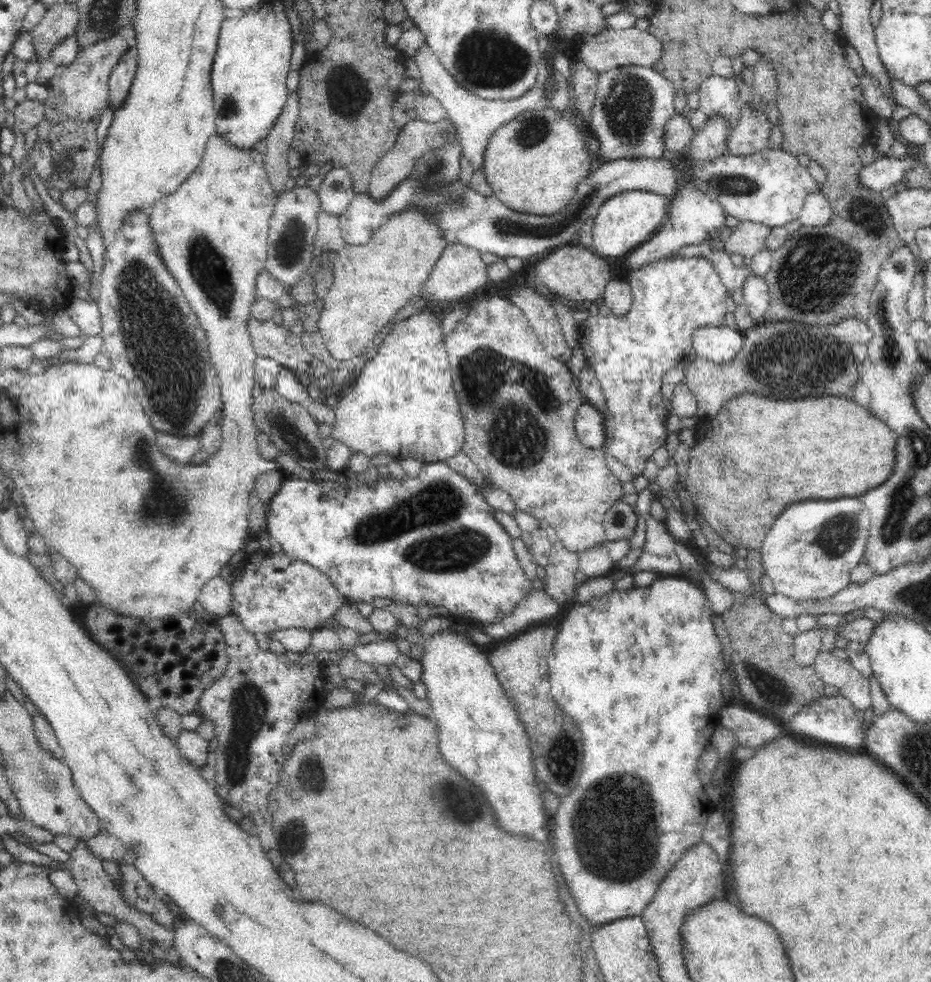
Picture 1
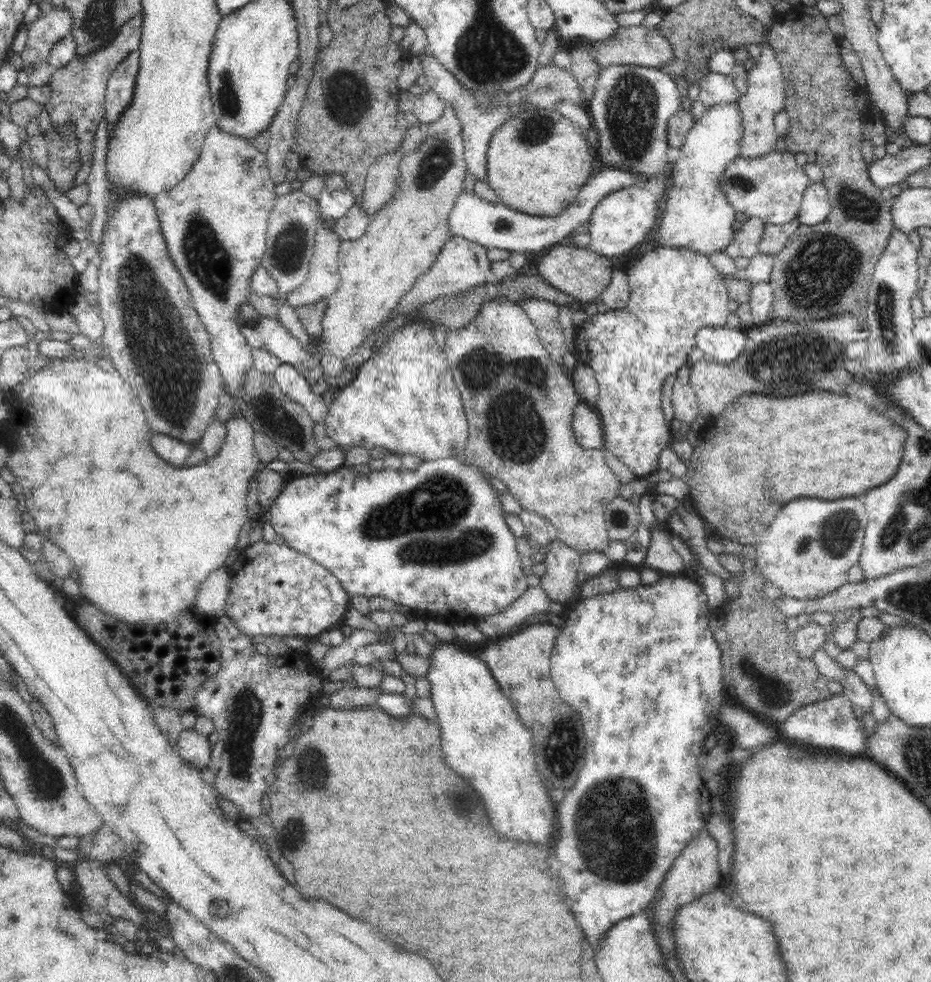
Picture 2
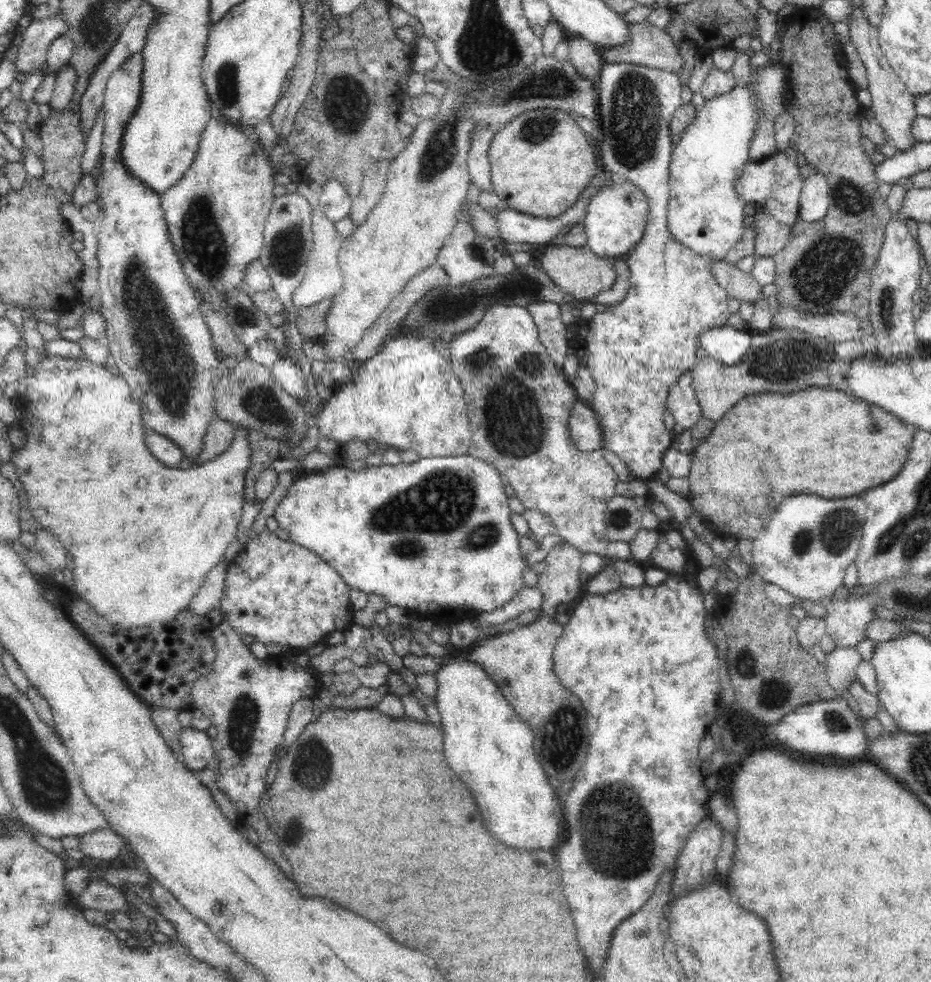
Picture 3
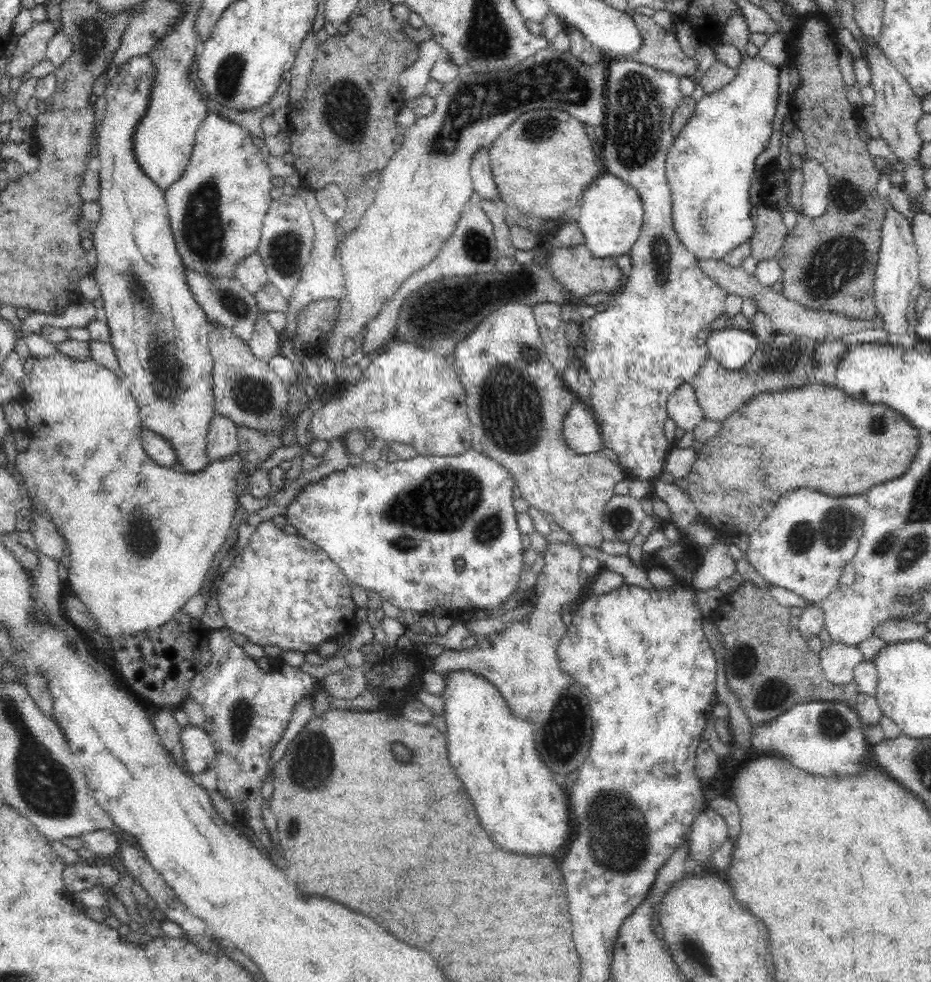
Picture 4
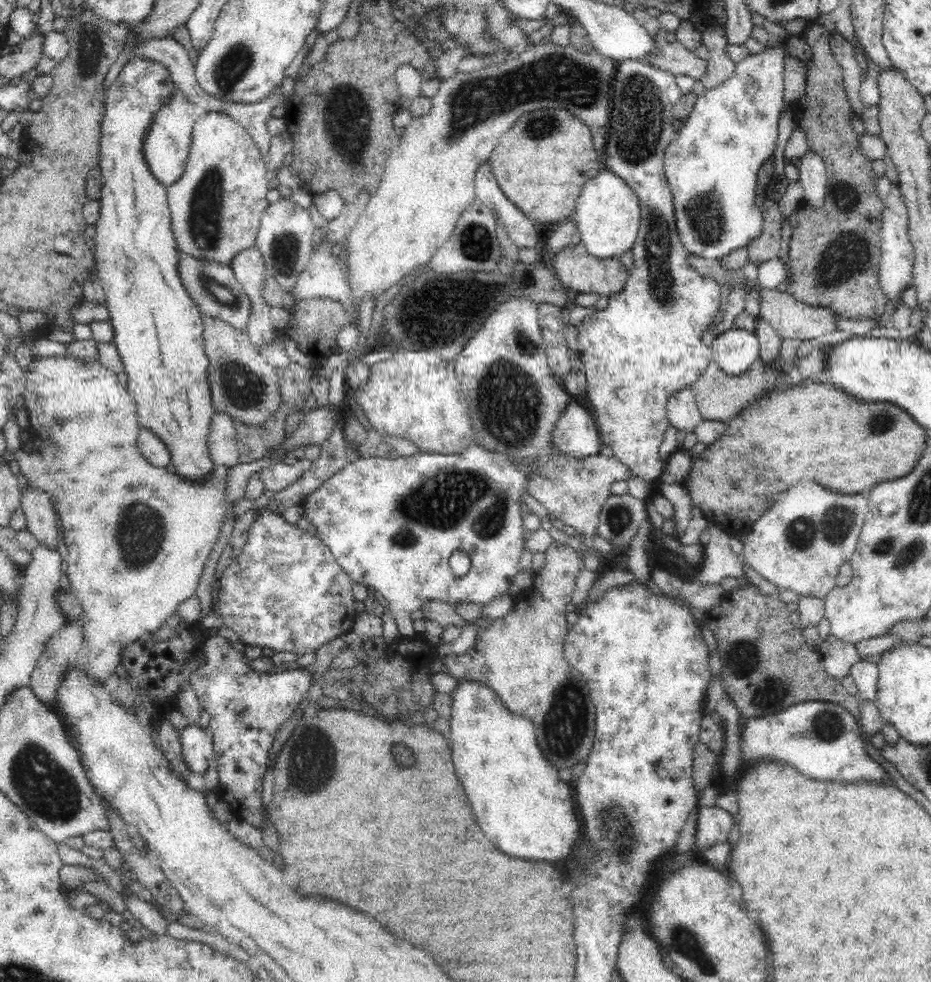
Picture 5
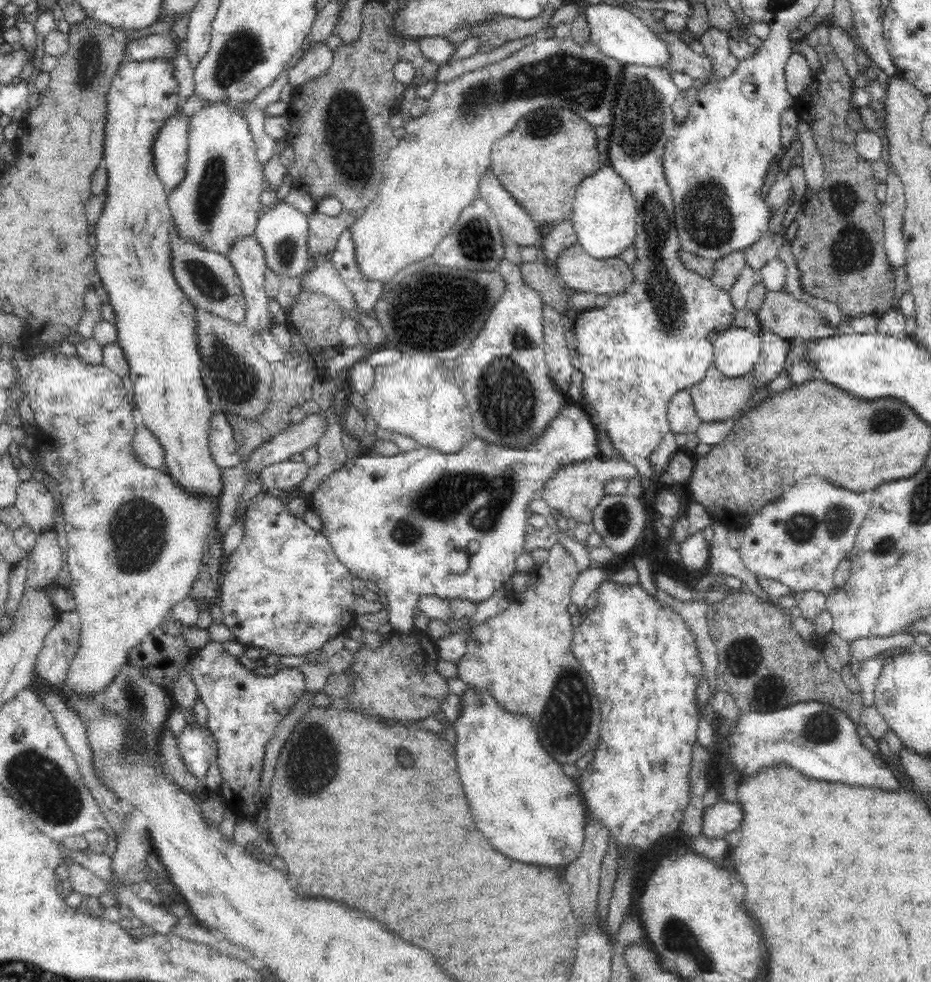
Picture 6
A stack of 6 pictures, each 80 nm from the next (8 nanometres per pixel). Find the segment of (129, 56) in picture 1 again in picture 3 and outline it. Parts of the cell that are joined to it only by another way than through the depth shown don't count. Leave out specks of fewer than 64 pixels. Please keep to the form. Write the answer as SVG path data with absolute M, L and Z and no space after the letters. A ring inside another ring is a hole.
M136 52L136 54L132 54L130 58L127 58L118 70L115 70L110 75L110 78L107 80L103 100L104 125L101 139L103 175L101 183L97 186L100 202L103 204L103 210L102 217L96 222L95 226L95 235L98 241L96 259L99 262L98 280L100 292L98 294L100 295L101 301L99 312L105 322L106 337L104 342L109 345L109 354L112 354L114 357L119 374L124 377L124 380L129 384L130 390L139 400L144 426L153 429L153 431L158 434L167 436L170 441L180 446L182 453L184 453L184 457L191 458L192 460L196 459L198 460L197 464L200 464L199 455L203 450L204 436L210 423L217 418L215 414L215 390L218 382L217 370L219 362L212 346L210 331L208 330L206 323L204 323L202 312L200 312L197 294L194 292L192 286L190 286L190 283L182 270L182 265L180 265L180 261L178 261L178 257L176 257L172 241L170 241L170 233L168 233L168 229L166 229L166 221L164 221L164 215L162 215L163 212L162 209L160 209L160 195L159 193L152 191L152 189L144 185L144 183L140 183L136 177L132 177L132 175L126 171L126 167L122 165L122 159L120 159L120 140L122 140L124 126L126 126L126 122L128 122L130 115L136 113L139 99L141 98L140 78L142 78L142 55L140 52Z

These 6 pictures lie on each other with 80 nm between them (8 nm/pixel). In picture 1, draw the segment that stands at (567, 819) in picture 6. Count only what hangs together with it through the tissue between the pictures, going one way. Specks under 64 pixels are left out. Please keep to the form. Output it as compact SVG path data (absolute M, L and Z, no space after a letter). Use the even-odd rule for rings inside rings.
M452 628L430 634L420 645L422 647L419 660L422 665L420 681L426 687L431 718L437 726L438 746L446 762L486 794L486 800L490 802L499 826L508 832L530 837L534 830L546 828L551 819L544 810L542 797L536 785L538 780L534 776L530 739L520 723L516 709L495 675L488 654L471 640L470 635L454 631Z

